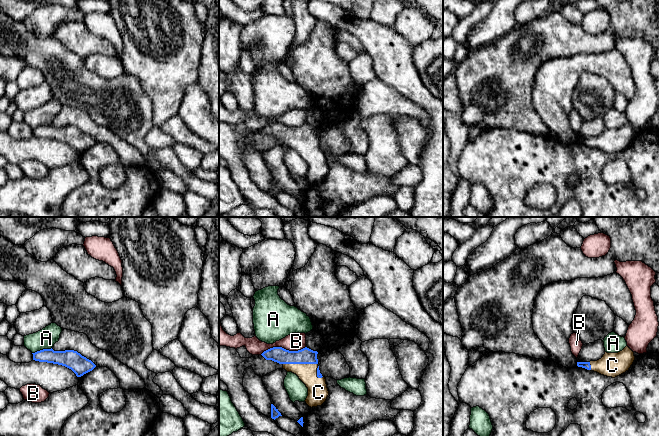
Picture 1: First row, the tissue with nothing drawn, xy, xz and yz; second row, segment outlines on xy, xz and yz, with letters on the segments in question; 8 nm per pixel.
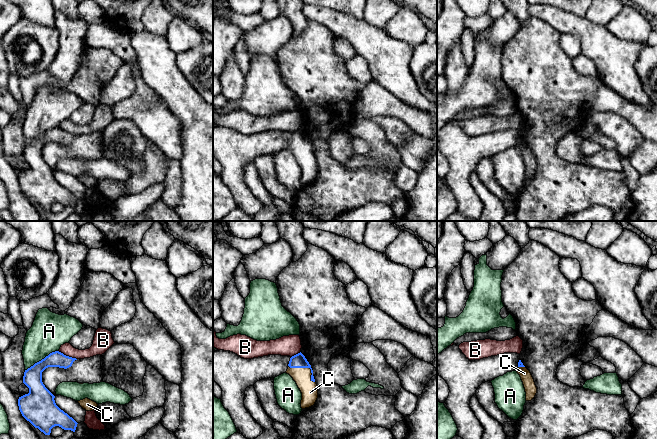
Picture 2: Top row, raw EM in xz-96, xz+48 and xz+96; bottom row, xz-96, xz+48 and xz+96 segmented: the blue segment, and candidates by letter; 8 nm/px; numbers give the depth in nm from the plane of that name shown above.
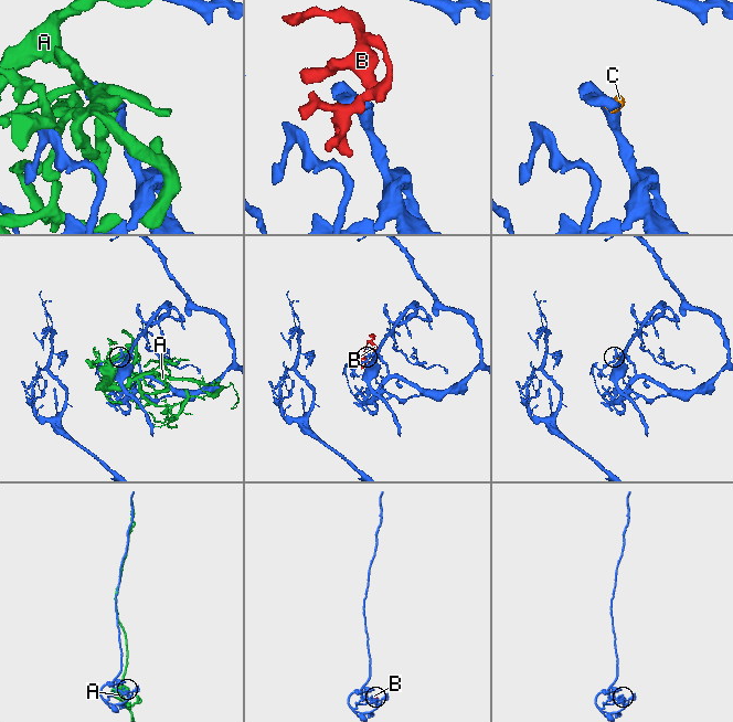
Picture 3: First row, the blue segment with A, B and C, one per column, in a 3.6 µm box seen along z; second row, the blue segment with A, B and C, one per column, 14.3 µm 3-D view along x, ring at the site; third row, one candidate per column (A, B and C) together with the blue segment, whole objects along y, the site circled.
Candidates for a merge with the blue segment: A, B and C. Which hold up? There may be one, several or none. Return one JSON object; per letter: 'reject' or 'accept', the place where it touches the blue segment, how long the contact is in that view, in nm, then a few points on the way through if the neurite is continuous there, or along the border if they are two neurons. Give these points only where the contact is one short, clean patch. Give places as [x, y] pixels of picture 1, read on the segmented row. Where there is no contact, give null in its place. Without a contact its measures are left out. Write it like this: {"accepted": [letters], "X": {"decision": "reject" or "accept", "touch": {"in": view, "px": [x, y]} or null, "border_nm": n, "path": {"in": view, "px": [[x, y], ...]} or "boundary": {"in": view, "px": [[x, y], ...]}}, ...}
{"accepted": ["C"], "A": {"decision": "reject", "touch": {"in": "xy", "px": [41, 350]}, "border_nm": 170}, "B": {"decision": "reject", "touch": {"in": "xz", "px": [282, 348]}, "border_nm": 380, "boundary": {"in": "xz", "px": [[305, 346], [297, 350], [270, 347], [260, 354]]}}, "C": {"decision": "accept", "touch": {"in": "xz", "px": [300, 363]}, "border_nm": 280, "path": {"in": "xz", "px": [[280, 355], [300, 363], [308, 371], [317, 388]]}}}

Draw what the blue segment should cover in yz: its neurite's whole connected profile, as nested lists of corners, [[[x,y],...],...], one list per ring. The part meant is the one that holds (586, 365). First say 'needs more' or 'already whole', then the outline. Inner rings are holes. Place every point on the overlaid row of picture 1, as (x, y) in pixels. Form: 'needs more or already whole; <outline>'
needs more; [[[626,346],[618,353],[607,353],[597,361],[577,362],[578,367],[615,378],[629,370],[635,360],[634,352]]]

